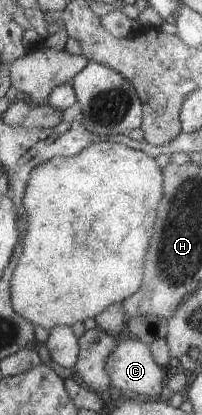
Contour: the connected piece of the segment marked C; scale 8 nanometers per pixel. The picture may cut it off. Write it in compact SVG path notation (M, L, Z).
M138 339L120 341L106 364L112 386L134 396L138 393L155 397L168 387L165 371L153 355L151 345Z

